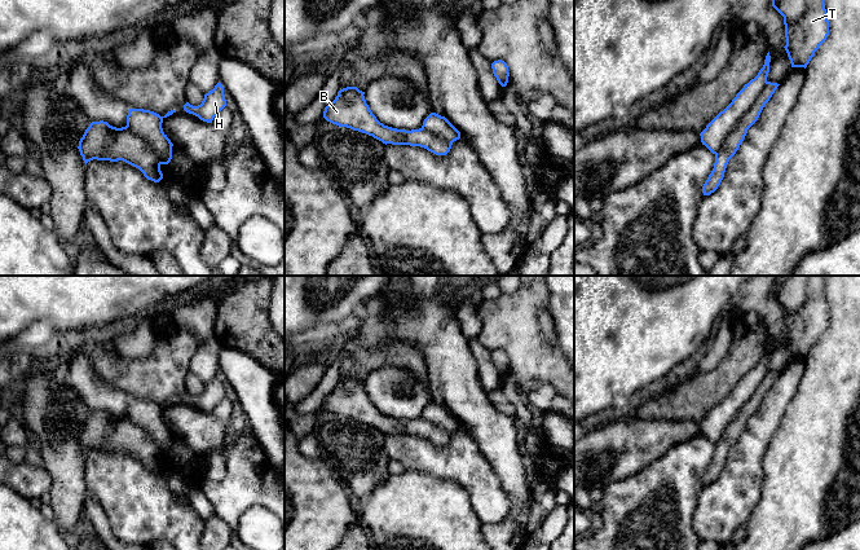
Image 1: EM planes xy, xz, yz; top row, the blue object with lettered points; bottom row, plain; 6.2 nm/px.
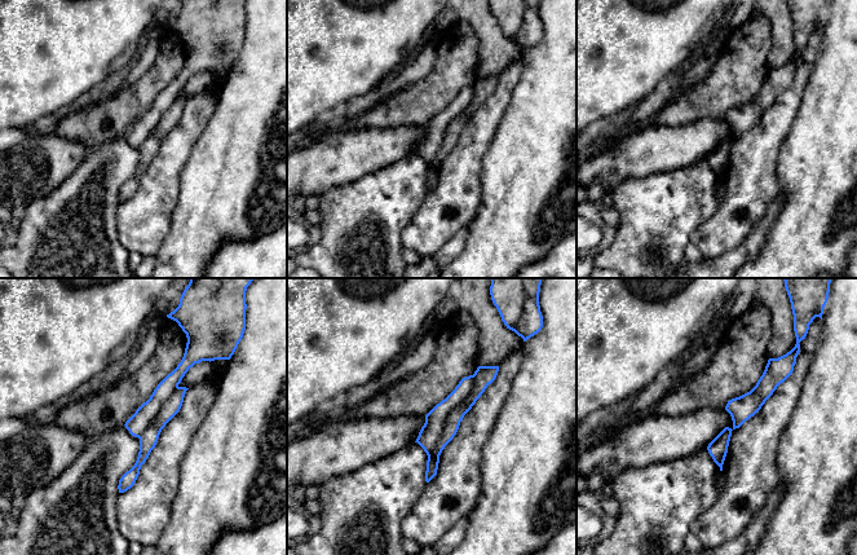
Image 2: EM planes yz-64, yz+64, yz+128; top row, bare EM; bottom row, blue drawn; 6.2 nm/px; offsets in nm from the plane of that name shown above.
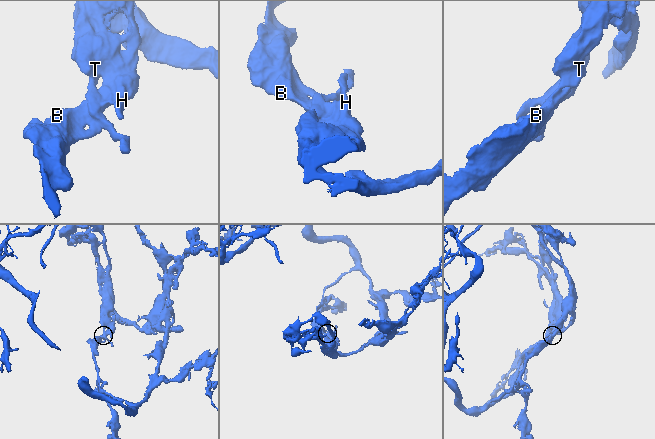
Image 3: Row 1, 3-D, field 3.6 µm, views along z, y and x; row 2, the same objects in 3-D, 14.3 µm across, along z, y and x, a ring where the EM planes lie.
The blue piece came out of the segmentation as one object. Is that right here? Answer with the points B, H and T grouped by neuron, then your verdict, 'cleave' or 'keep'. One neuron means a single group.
B H / T; cleave

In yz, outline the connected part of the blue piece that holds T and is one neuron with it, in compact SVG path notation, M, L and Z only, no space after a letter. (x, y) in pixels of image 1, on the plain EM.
M807 276L806 302L798 312L784 309L786 335L791 357L807 357L819 336L829 325L824 294L828 276Z

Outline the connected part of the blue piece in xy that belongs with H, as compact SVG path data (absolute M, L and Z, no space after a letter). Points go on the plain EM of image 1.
M217 373L212 380L204 384L200 395L193 396L189 392L184 395L184 400L198 406L200 410L212 413L217 402L226 396L224 377Z

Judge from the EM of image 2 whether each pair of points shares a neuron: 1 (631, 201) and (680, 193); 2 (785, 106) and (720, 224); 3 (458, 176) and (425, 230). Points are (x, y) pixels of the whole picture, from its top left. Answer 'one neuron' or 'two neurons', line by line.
1: one neuron
2: one neuron
3: one neuron

